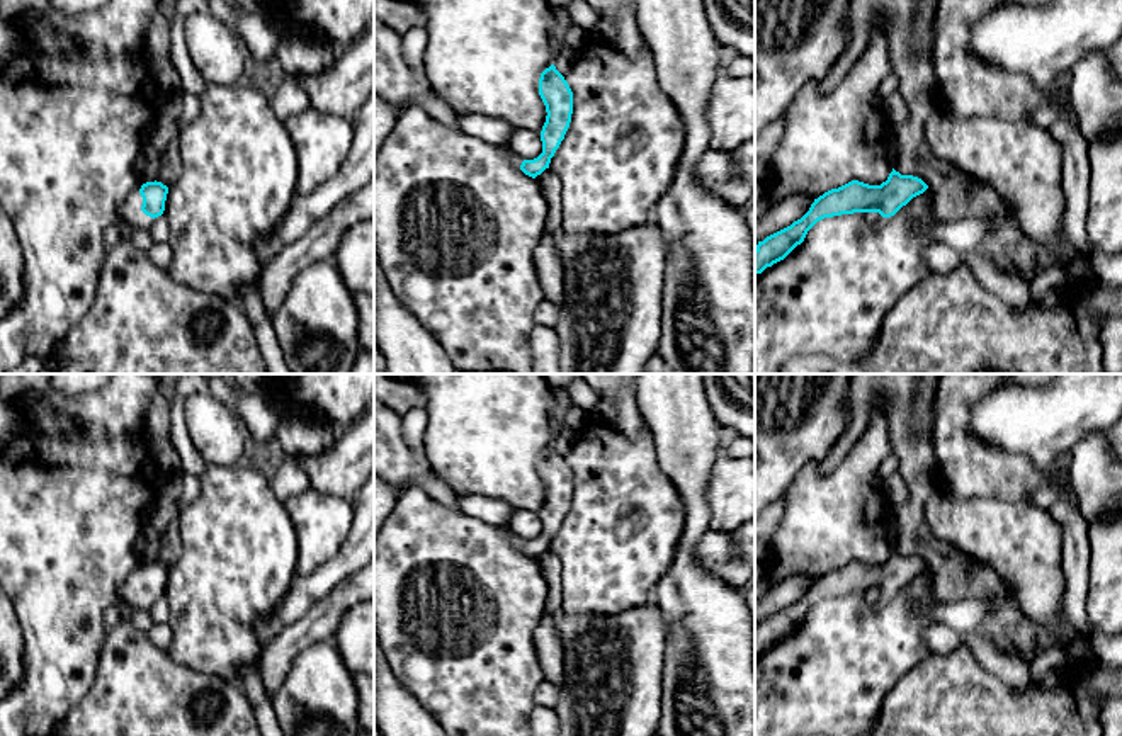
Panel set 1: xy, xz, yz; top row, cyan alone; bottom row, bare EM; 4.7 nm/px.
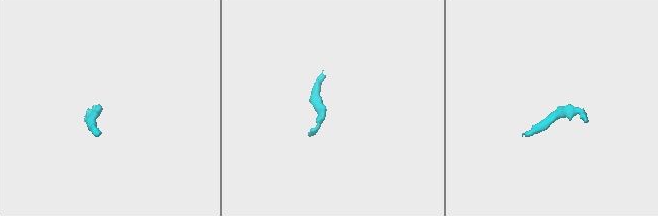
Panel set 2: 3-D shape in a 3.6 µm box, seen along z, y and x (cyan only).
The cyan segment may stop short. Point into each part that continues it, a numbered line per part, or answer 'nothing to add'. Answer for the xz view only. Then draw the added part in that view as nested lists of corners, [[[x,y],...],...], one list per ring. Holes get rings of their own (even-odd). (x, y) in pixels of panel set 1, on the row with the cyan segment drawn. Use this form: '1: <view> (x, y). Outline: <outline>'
1: xz (515, 162). Outline: [[[502,148],[502,153],[503,153],[503,156],[510,161],[510,165],[513,167],[513,168],[517,168],[517,170],[520,170],[520,165],[522,165],[522,158],[520,156],[517,156],[510,148]]]

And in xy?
1: xy (131, 215). Outline: [[[136,187],[122,202],[119,214],[121,214],[121,223],[128,226],[128,229],[150,229],[153,224],[153,218],[146,216],[141,211],[143,206],[143,197],[139,194],[139,187]]]

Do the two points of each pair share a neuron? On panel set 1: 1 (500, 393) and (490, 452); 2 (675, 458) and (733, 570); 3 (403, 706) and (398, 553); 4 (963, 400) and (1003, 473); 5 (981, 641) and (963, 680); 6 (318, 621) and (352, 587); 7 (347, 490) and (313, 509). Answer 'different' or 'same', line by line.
1: same
2: different
3: different
4: same
5: different
6: same
7: different

